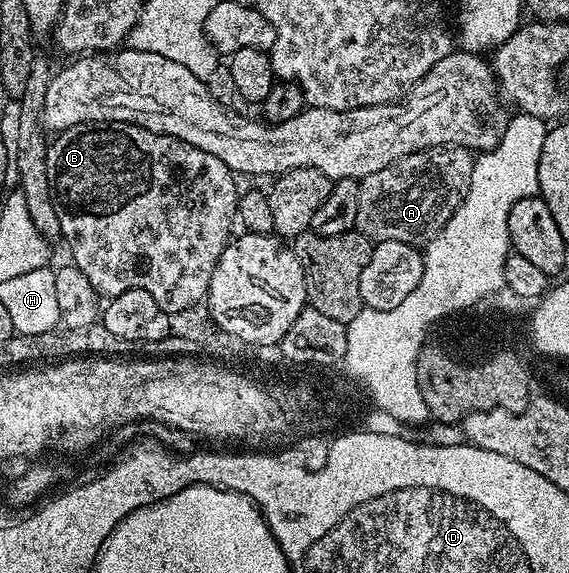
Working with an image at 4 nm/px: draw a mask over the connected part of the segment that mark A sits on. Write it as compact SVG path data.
M441 144L423 152L399 156L396 162L368 174L358 181L360 203L358 203L355 229L364 233L372 242L404 242L415 246L425 245L456 214L456 210L468 198L468 186L472 186L472 170L475 153L464 146Z

